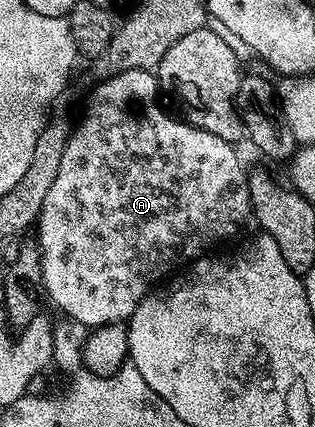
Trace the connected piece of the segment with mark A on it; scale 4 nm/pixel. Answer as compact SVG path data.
M127 70L114 76L108 76L105 80L96 81L92 85L93 93L85 104L85 117L74 127L73 133L69 135L67 150L63 150L63 163L59 165L59 175L43 201L43 210L37 215L35 225L35 243L41 249L41 265L43 266L43 282L45 283L46 297L61 312L66 312L68 319L74 325L84 326L86 329L94 330L105 324L120 324L128 321L143 297L148 296L151 289L168 274L172 268L180 269L190 262L206 255L216 246L220 240L233 236L241 228L241 223L251 216L251 205L249 202L249 177L247 168L241 165L237 157L237 148L228 144L223 138L215 138L207 130L197 128L195 125L178 118L176 115L168 116L163 109L157 105L159 97L159 85L156 75L152 71Z

